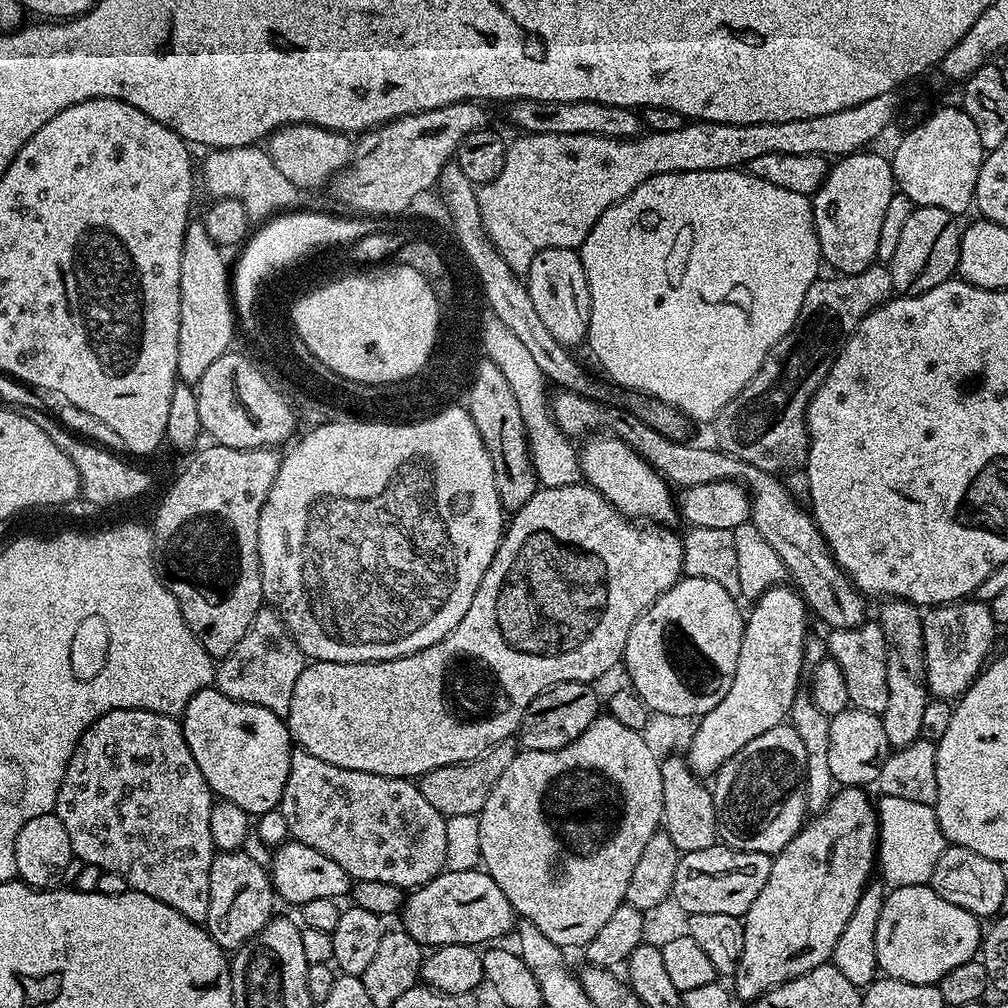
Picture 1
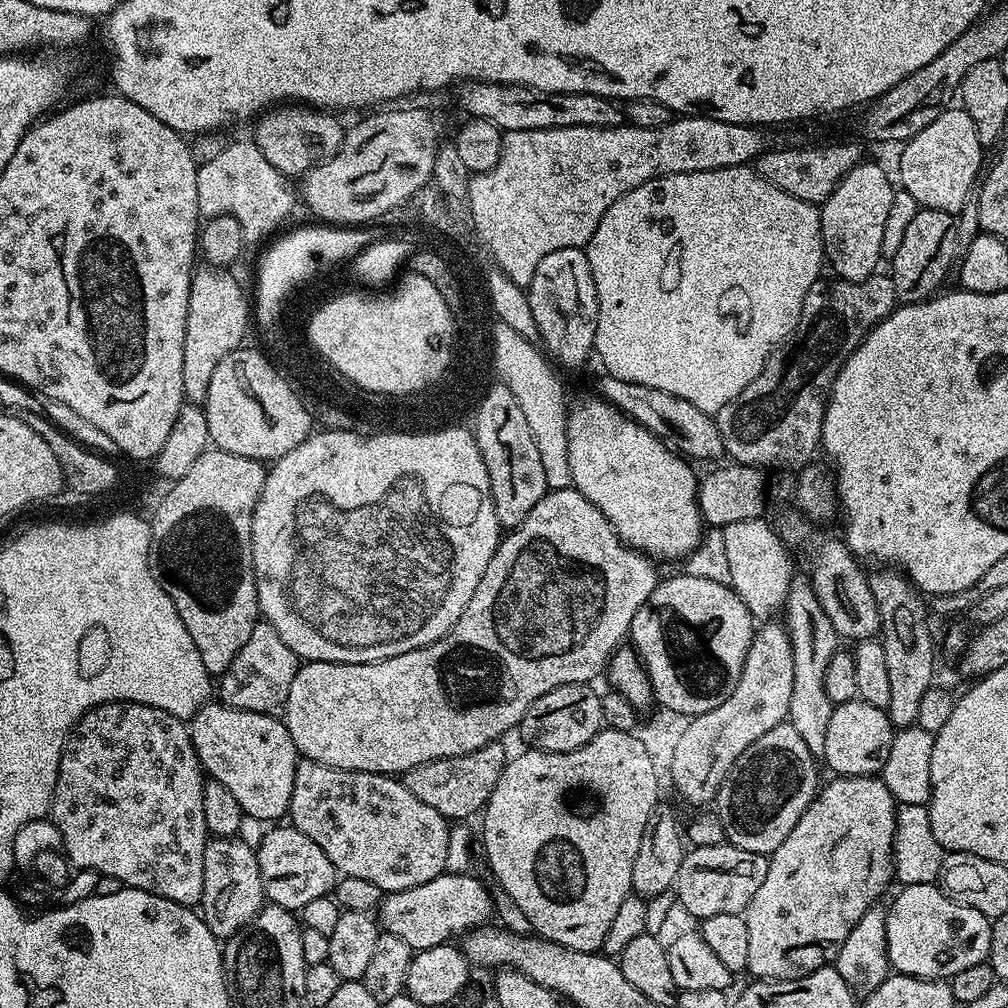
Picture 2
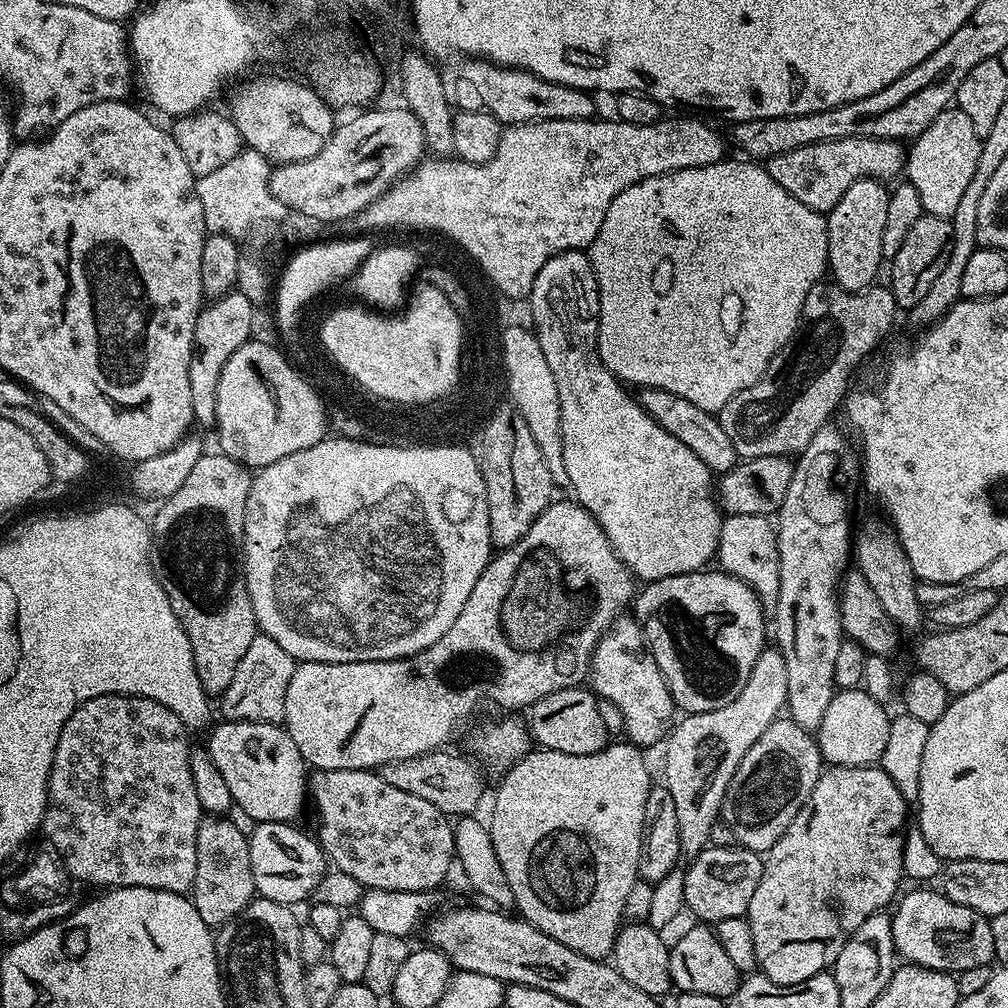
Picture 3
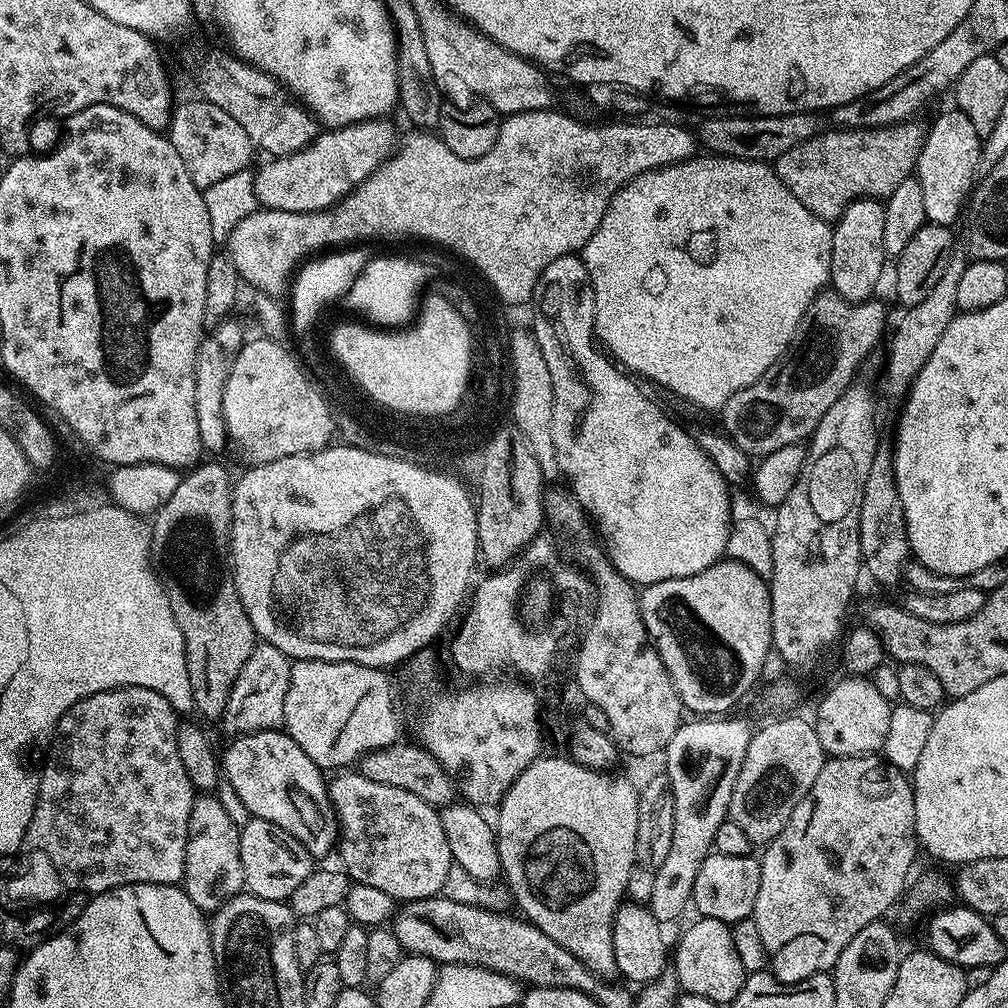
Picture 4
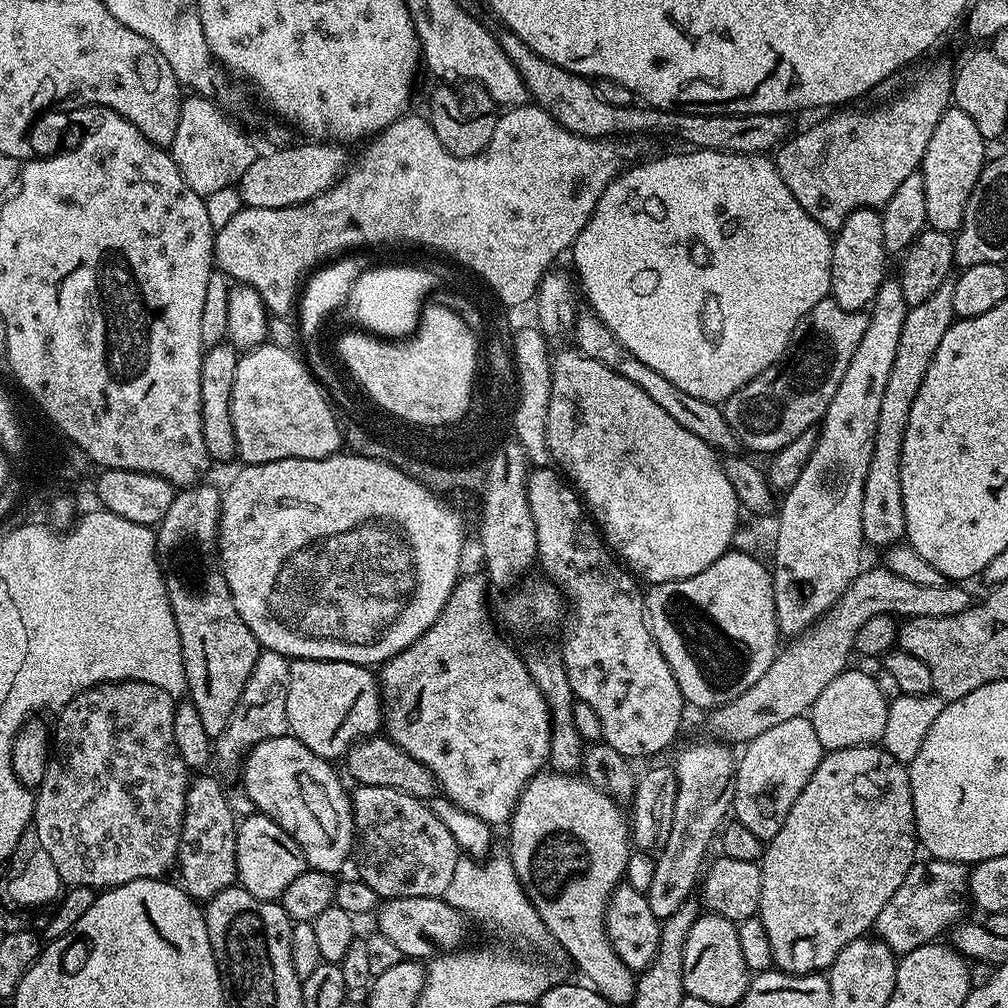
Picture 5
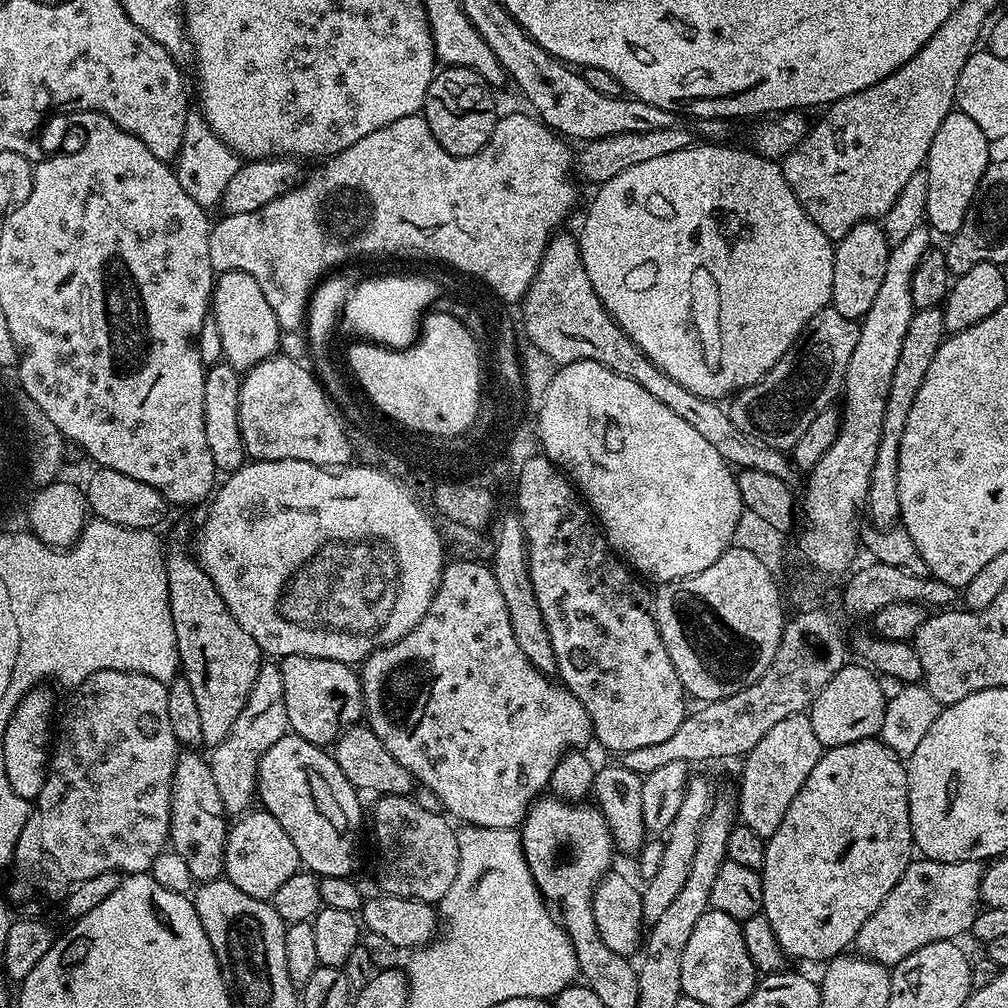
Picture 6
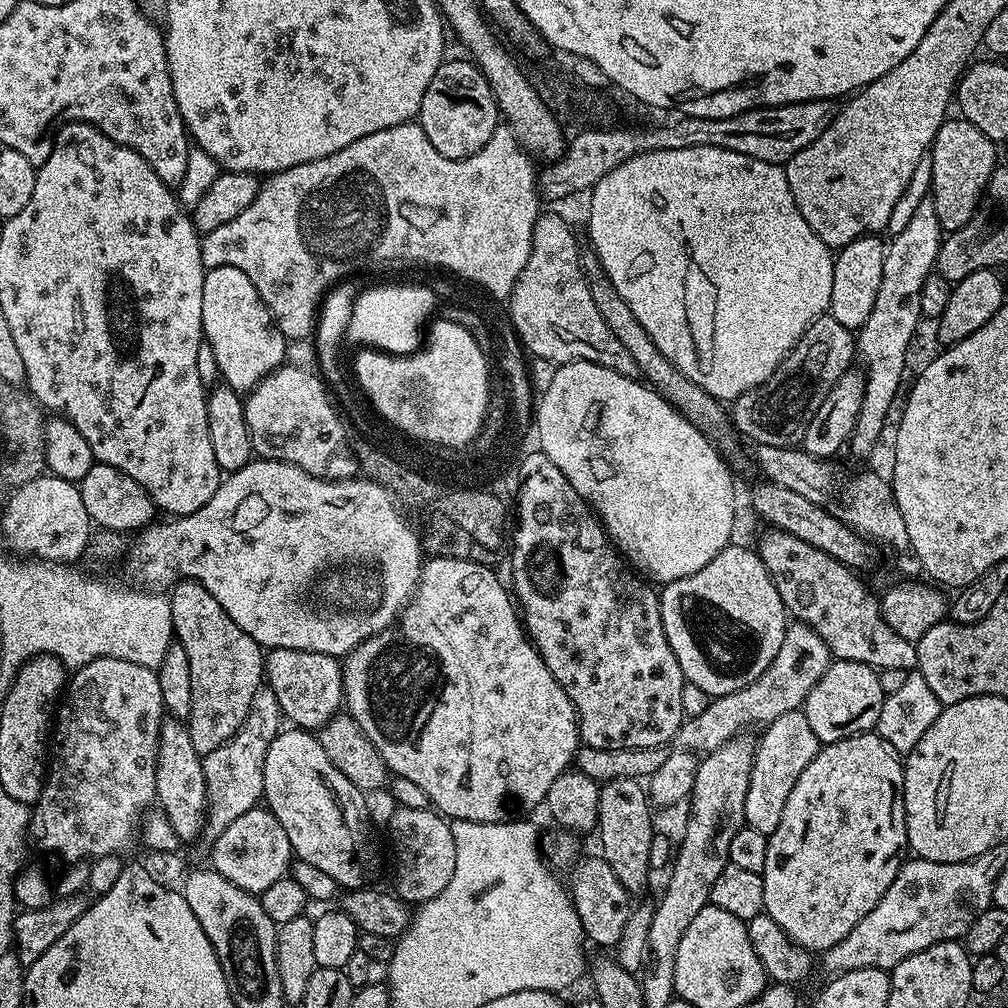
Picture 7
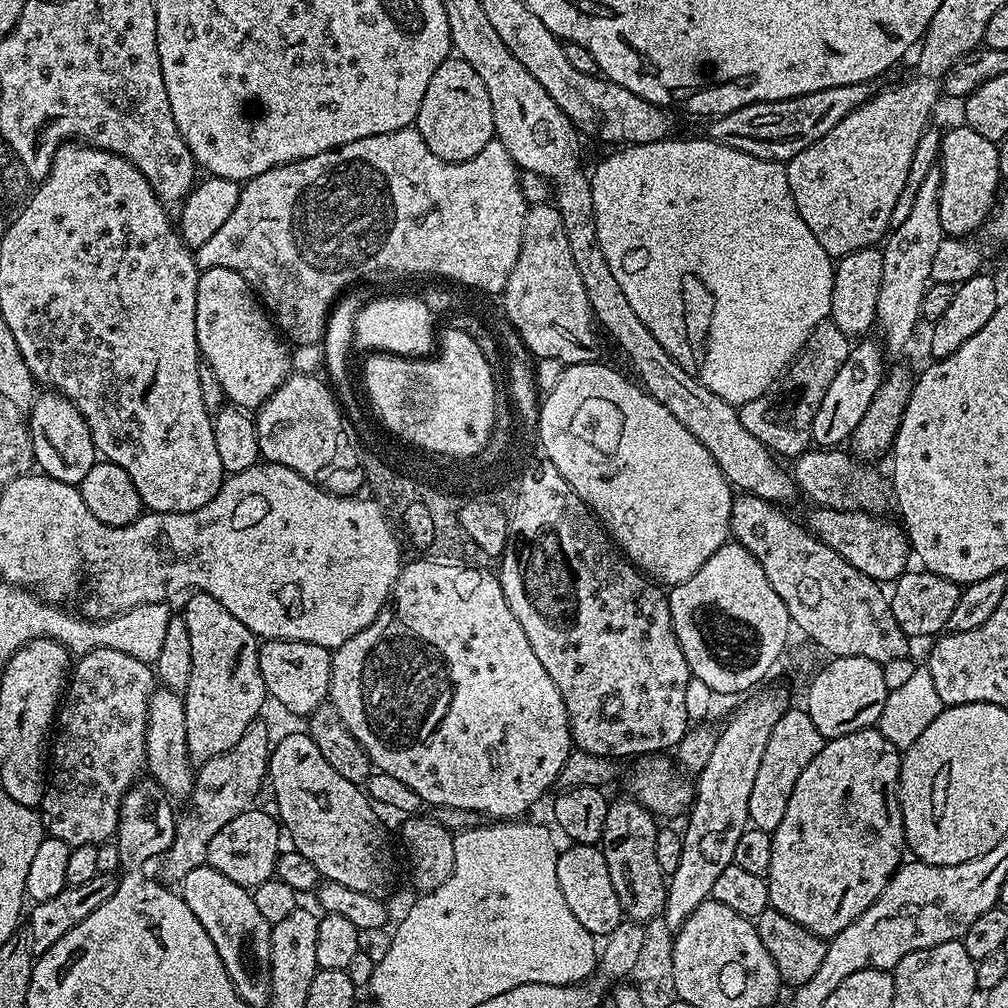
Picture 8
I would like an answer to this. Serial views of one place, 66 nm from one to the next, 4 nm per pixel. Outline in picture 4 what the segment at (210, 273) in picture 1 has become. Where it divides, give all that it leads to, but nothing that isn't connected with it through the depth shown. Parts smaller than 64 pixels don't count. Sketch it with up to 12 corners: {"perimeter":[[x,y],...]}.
{"perimeter":[[233,318],[203,333],[194,414],[205,453],[229,447],[222,390],[246,343]]}

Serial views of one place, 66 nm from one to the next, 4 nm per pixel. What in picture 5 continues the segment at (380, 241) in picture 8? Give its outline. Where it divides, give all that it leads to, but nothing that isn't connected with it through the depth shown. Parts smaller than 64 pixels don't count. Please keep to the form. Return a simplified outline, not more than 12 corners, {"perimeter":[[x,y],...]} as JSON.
{"perimeter":[[534,102],[455,156],[423,115],[304,204],[241,207],[215,267],[272,316],[388,236],[545,272],[640,152]]}

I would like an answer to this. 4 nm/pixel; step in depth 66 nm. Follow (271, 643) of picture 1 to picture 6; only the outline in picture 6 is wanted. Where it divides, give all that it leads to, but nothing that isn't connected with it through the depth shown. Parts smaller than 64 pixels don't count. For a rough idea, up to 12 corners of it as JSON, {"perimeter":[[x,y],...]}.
{"perimeter":[[261,663],[242,714],[211,749],[225,813],[257,795],[262,754],[289,735],[279,663]]}

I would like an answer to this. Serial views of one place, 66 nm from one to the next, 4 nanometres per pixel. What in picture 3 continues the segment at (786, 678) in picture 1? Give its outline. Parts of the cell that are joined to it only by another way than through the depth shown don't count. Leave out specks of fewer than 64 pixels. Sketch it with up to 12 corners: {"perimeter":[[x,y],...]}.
{"perimeter":[[760,653],[742,694],[685,715],[662,784],[685,857],[709,847],[726,786],[787,703],[786,662]]}

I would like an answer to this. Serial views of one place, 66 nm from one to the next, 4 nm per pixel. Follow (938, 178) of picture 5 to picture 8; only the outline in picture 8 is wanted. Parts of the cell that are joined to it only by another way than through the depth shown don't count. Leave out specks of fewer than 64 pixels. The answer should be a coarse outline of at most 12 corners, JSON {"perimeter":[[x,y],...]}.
{"perimeter":[[959,127],[941,135],[938,218],[975,233],[1002,186],[997,141]]}

